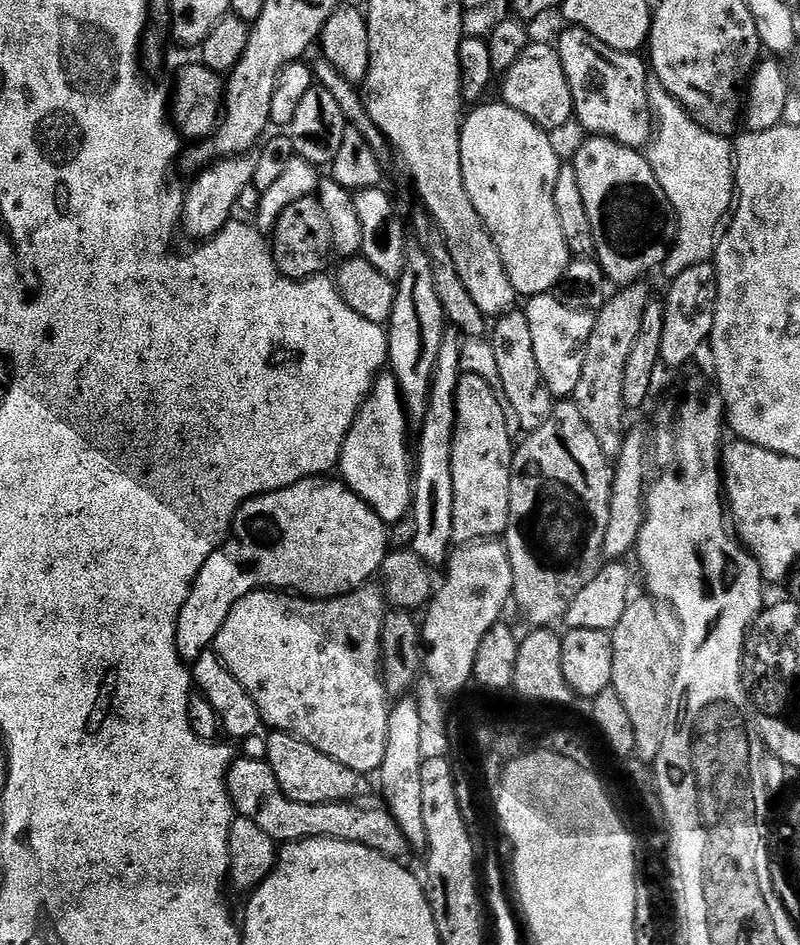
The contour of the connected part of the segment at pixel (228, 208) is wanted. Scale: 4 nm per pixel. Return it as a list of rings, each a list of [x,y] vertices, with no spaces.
[[[251,155],[230,156],[220,158],[211,166],[205,167],[200,176],[188,186],[184,198],[184,211],[182,213],[182,232],[193,236],[193,241],[203,242],[216,236],[233,219],[238,202],[238,194],[246,190],[246,186],[253,184],[256,160]]]

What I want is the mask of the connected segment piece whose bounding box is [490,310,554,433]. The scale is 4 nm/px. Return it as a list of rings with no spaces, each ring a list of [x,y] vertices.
[[[513,310],[499,317],[491,329],[490,339],[498,361],[499,391],[515,423],[517,420],[524,427],[523,431],[530,433],[542,426],[542,422],[550,416],[554,397],[552,391],[544,384],[542,370],[538,368],[538,357],[534,354],[534,341],[530,334],[530,322],[524,311]]]

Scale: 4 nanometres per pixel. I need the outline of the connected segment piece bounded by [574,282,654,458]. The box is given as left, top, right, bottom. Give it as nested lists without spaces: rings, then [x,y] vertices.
[[[644,282],[623,285],[617,291],[620,293],[617,296],[616,293],[609,295],[595,313],[594,330],[584,351],[582,378],[578,378],[574,393],[578,410],[582,410],[582,418],[590,422],[590,430],[594,430],[602,450],[610,458],[619,457],[624,445],[626,405],[622,398],[622,378],[626,375],[626,361],[630,358],[630,350],[635,340],[638,339],[638,330],[642,330],[642,314],[646,314],[646,306],[654,300],[646,285]]]

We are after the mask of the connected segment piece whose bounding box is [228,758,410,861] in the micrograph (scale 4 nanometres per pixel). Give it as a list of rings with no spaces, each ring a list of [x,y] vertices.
[[[233,759],[228,767],[228,793],[233,809],[239,815],[250,818],[250,822],[258,822],[258,826],[262,826],[262,830],[281,845],[292,844],[296,840],[341,840],[361,844],[394,861],[409,855],[408,840],[387,808],[379,803],[364,804],[368,802],[351,800],[329,804],[294,802],[294,798],[286,798],[286,794],[282,794],[282,786],[278,786],[278,778],[274,778],[274,770],[270,770],[267,759]]]

